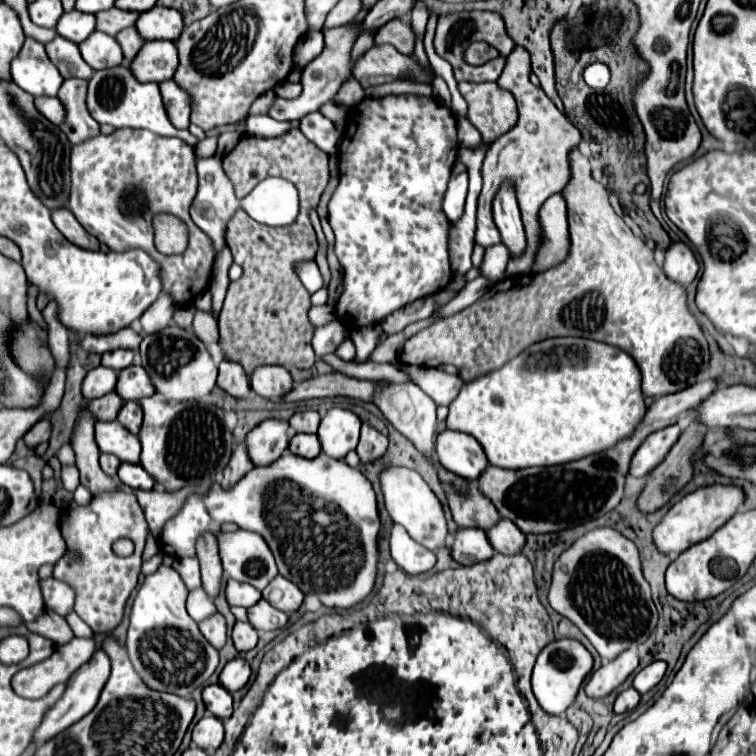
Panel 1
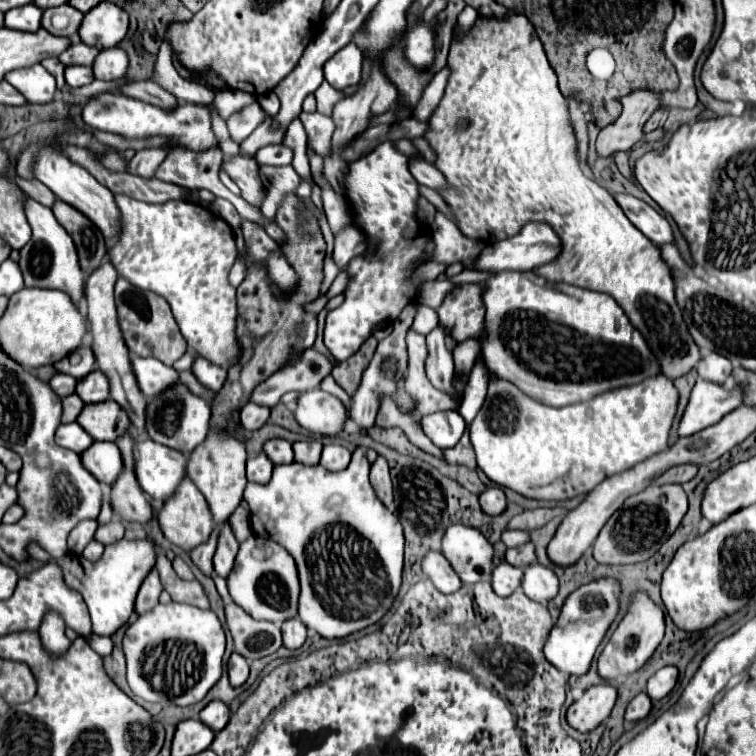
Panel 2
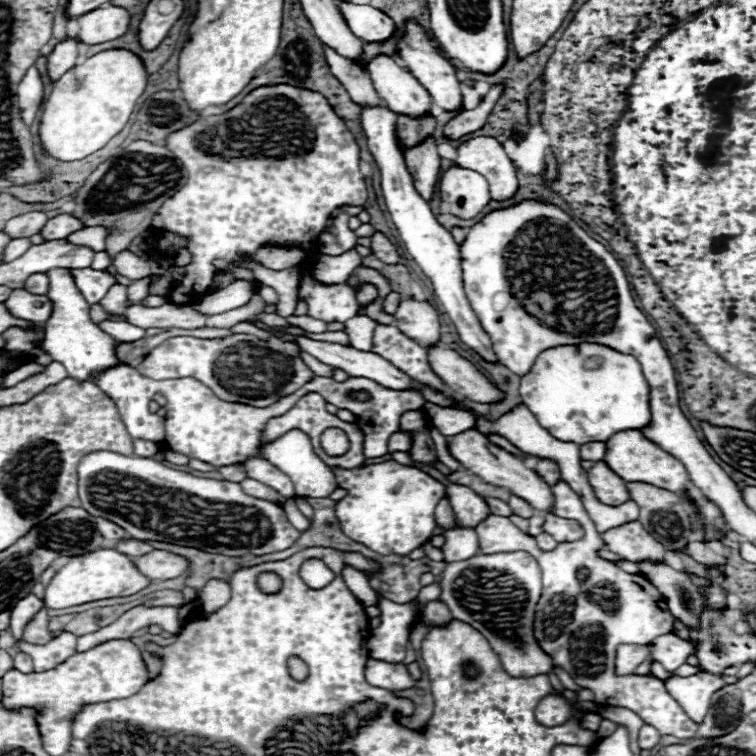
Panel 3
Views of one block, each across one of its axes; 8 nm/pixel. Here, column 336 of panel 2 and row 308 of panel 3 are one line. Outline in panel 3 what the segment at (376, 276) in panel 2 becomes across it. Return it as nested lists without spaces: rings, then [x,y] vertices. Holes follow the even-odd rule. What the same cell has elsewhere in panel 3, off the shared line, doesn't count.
[[[288,84],[260,86],[260,88],[252,90],[248,96],[244,96],[244,100],[242,100],[240,104],[236,104],[232,110],[224,112],[222,116],[218,116],[218,114],[206,116],[206,118],[200,116],[200,118],[194,120],[188,128],[182,128],[180,132],[172,132],[172,136],[168,136],[168,138],[164,140],[164,146],[174,152],[174,156],[184,164],[184,168],[188,168],[188,184],[184,184],[184,188],[180,188],[180,192],[176,192],[176,196],[168,198],[168,200],[160,206],[160,212],[156,212],[156,218],[152,218],[150,232],[154,232],[154,234],[174,232],[174,234],[178,234],[178,236],[190,238],[186,250],[192,254],[192,264],[196,262],[196,268],[192,268],[190,272],[184,272],[184,278],[182,278],[180,282],[176,282],[176,284],[170,288],[168,298],[170,298],[172,304],[176,304],[176,306],[188,306],[188,304],[200,300],[202,296],[208,294],[206,288],[210,286],[210,278],[216,276],[218,272],[224,272],[224,270],[232,272],[236,280],[248,280],[250,284],[258,286],[260,282],[254,278],[252,270],[240,268],[240,266],[236,266],[234,262],[250,260],[250,258],[244,258],[244,254],[254,254],[254,252],[256,252],[258,248],[262,248],[262,246],[278,246],[278,248],[300,248],[300,250],[304,250],[304,252],[308,254],[306,260],[300,264],[300,266],[302,266],[302,272],[304,272],[304,278],[300,280],[298,298],[308,304],[308,312],[306,312],[306,314],[308,314],[310,318],[316,318],[316,320],[322,320],[322,322],[346,322],[346,320],[358,316],[360,304],[356,302],[354,290],[352,290],[350,286],[346,286],[346,284],[322,284],[322,282],[318,282],[318,280],[314,278],[314,274],[312,274],[312,266],[316,264],[314,258],[318,256],[318,244],[316,244],[316,242],[318,242],[318,236],[322,234],[322,230],[326,228],[326,222],[328,222],[330,214],[332,214],[336,208],[340,208],[340,206],[364,206],[364,204],[366,204],[366,198],[368,198],[366,182],[364,182],[364,176],[360,174],[360,166],[358,166],[358,164],[360,164],[360,148],[358,148],[358,144],[356,144],[356,138],[354,138],[352,132],[348,130],[346,122],[344,122],[344,120],[334,112],[334,108],[328,104],[328,100],[326,100],[324,96],[320,96],[320,92],[312,92],[312,90],[304,90],[304,88],[292,88],[292,86],[288,86]],[[216,258],[224,260],[228,266],[216,268],[216,266],[212,264]],[[194,278],[198,278],[198,282],[200,282],[200,286],[202,286],[204,290],[196,290],[196,288],[188,290],[188,288],[186,288],[186,286],[194,286],[194,284],[192,284]]]

